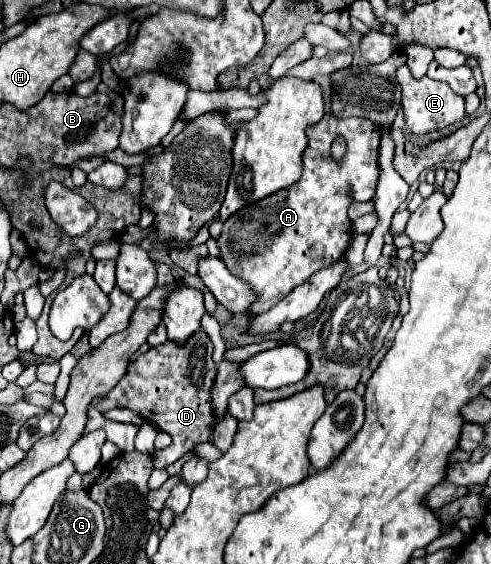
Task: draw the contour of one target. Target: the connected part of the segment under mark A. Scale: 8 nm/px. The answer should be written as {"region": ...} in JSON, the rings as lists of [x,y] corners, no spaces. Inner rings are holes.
{"region":[[[325,113],[323,119],[307,129],[309,145],[303,153],[303,175],[297,183],[291,187],[277,191],[253,205],[243,207],[239,213],[231,215],[223,223],[223,233],[217,239],[221,249],[221,259],[225,261],[227,269],[233,275],[239,275],[245,279],[251,289],[259,295],[259,301],[255,303],[253,311],[263,313],[269,311],[275,303],[279,303],[285,295],[289,295],[297,285],[305,283],[315,271],[335,263],[339,257],[345,255],[349,243],[351,243],[351,221],[347,217],[347,209],[353,201],[371,201],[375,195],[375,183],[377,183],[377,149],[381,139],[381,127],[377,123],[371,123],[369,119],[339,119],[331,113]],[[343,137],[347,151],[341,157],[341,161],[335,161],[331,157],[331,143]]]}

